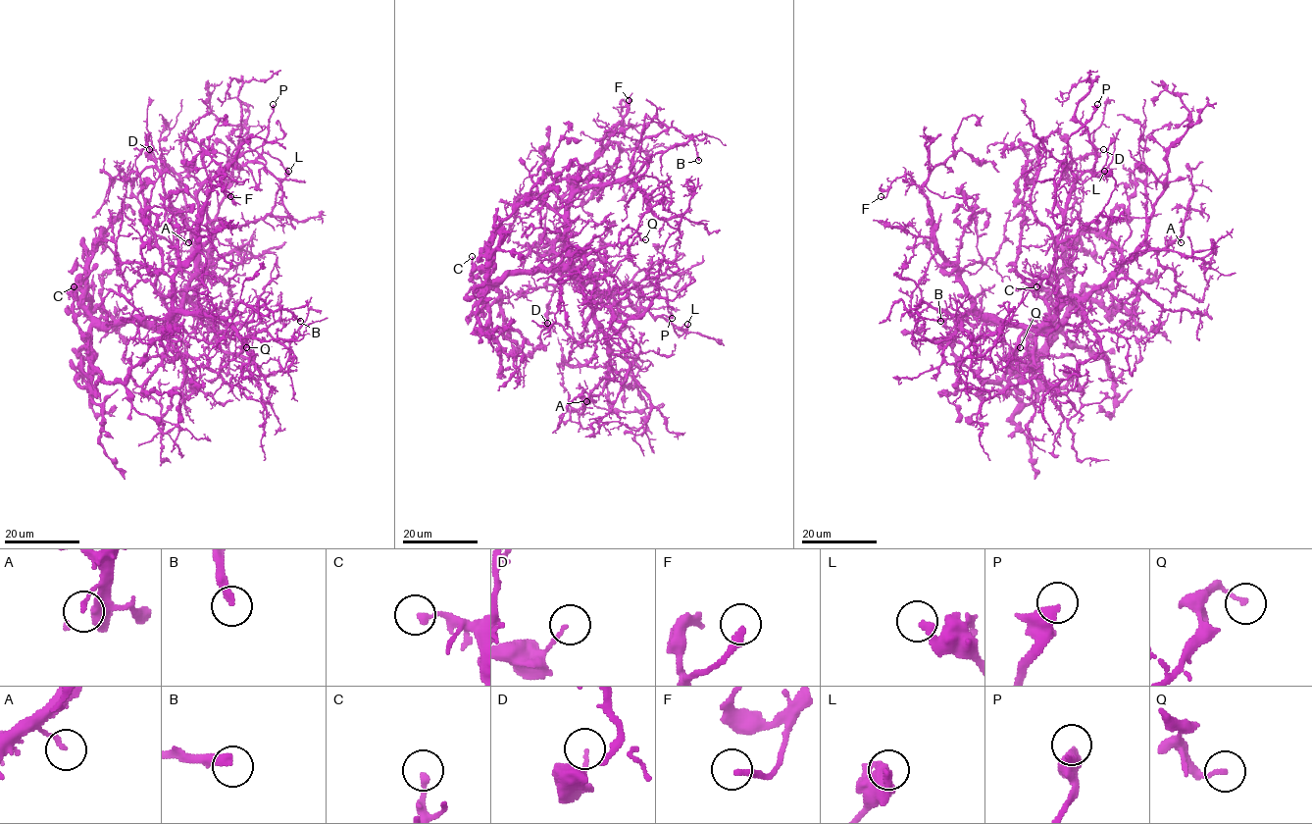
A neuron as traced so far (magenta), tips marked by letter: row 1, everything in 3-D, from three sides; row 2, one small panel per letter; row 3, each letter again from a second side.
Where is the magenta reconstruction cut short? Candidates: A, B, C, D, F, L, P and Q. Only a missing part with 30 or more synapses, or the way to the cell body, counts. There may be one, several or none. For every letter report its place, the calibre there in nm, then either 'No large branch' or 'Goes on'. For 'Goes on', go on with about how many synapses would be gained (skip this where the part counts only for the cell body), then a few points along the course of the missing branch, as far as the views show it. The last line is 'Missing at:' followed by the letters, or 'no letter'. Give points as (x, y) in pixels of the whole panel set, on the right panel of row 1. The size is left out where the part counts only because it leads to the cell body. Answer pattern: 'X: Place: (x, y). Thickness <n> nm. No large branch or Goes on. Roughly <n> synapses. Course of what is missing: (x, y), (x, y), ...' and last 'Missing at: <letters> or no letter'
A: Place: (1181, 242). Thickness 140 nm. No large branch
B: Place: (940, 321). Thickness 320 nm. No large branch
C: Place: (1036, 286). Thickness 220 nm. No large branch
D: Place: (1103, 149). Thickness 120 nm. No large branch
F: Place: (881, 196). Thickness 260 nm. No large branch
L: Place: (1104, 171). Thickness 260 nm. No large branch
P: Place: (1097, 104). Thickness 380 nm. No large branch
Q: Place: (1020, 347). Thickness 140 nm. No large branch
Missing at: no letter

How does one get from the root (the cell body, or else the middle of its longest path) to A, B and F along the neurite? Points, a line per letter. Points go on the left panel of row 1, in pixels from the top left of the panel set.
A: (177, 314), (203, 277), (211, 249), (211, 243), (208, 248), (201, 249), (192, 239), (188, 242)
B: (177, 314), (171, 326), (170, 321), (176, 313), (228, 316), (242, 303), (265, 315), (288, 309), (300, 321)
F: (177, 314), (171, 326), (175, 271), (197, 245), (201, 209), (219, 175), (225, 177), (223, 191), (230, 196)

